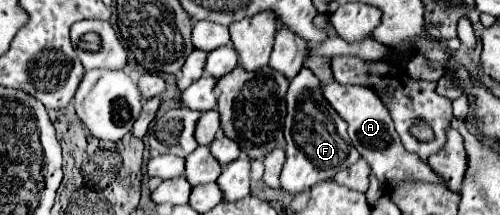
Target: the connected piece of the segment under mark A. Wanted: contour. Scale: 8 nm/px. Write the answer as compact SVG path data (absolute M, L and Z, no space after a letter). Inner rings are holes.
M336 81L322 87L322 95L326 101L336 109L336 113L348 123L348 135L352 139L352 145L360 153L360 157L370 165L372 173L382 183L394 183L394 181L424 181L424 183L440 183L444 185L444 179L434 173L426 161L422 161L416 153L410 153L404 149L396 129L394 121L390 117L390 111L380 101L380 97L364 85L340 85Z

